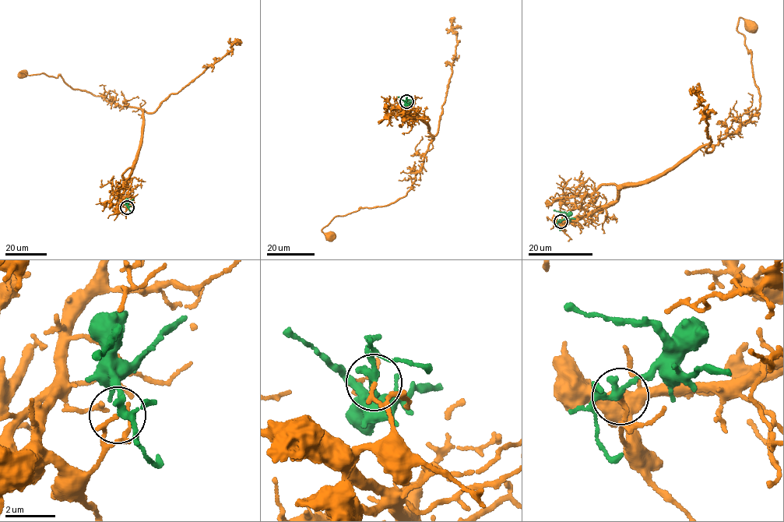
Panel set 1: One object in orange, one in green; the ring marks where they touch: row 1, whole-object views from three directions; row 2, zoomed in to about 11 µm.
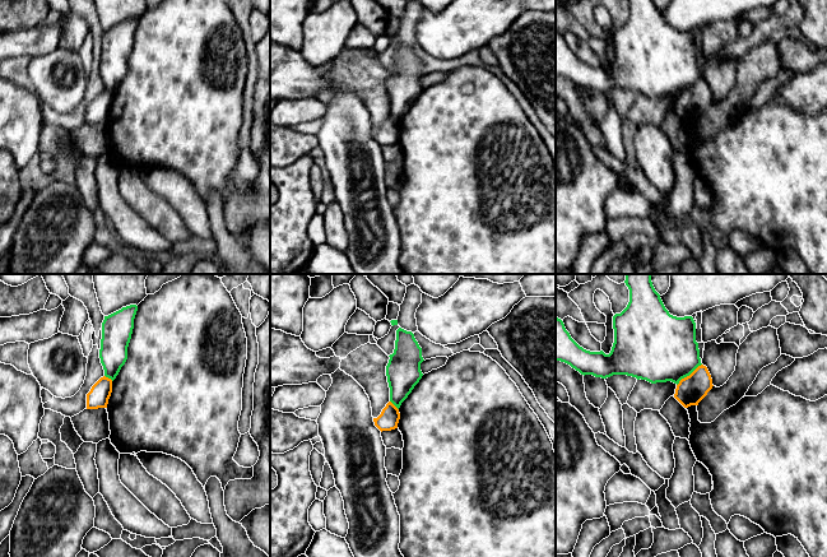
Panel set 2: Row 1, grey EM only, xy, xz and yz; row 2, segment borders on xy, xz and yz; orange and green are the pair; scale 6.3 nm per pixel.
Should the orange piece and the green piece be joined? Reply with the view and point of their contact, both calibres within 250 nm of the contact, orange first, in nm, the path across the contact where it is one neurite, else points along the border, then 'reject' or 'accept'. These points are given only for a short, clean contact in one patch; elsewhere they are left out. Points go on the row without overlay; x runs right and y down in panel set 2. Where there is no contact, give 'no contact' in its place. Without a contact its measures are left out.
contact yz (690, 89); calibres 180 and 420 nm; border yz (701, 78), (677, 100); reject

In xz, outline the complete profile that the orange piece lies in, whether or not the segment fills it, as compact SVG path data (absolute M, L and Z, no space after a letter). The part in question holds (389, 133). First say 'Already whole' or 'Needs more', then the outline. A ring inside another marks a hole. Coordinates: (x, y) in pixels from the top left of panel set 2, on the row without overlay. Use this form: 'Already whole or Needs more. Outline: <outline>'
Already whole. Outline: M389 116L381 129L377 133L373 133L373 136L375 140L382 147L398 143L399 134L399 124Z

